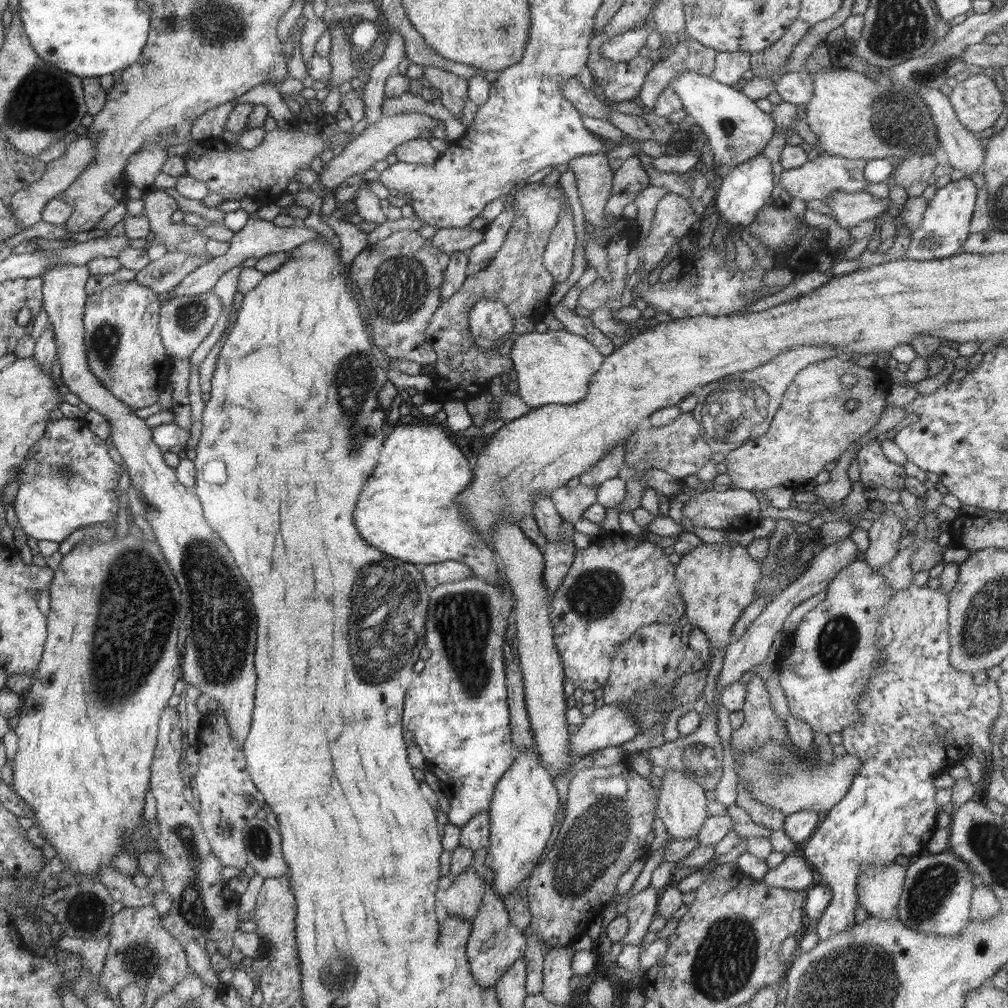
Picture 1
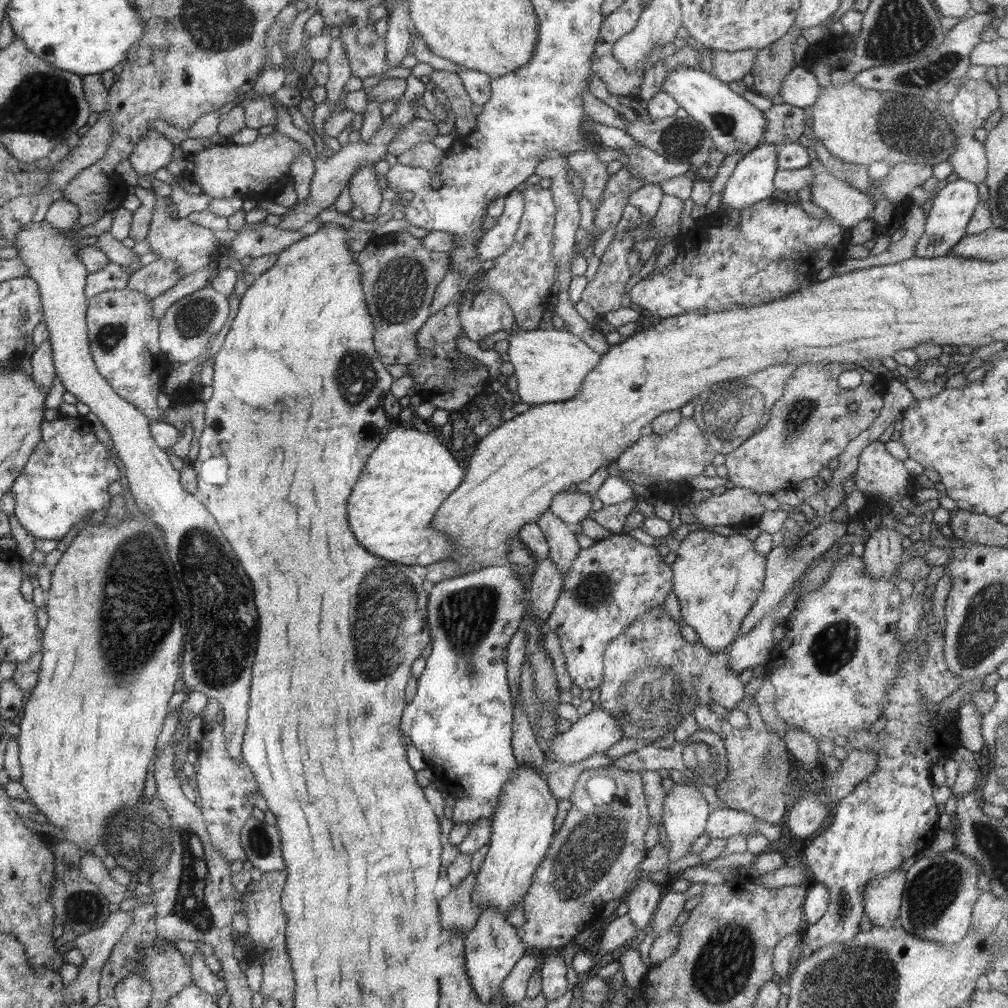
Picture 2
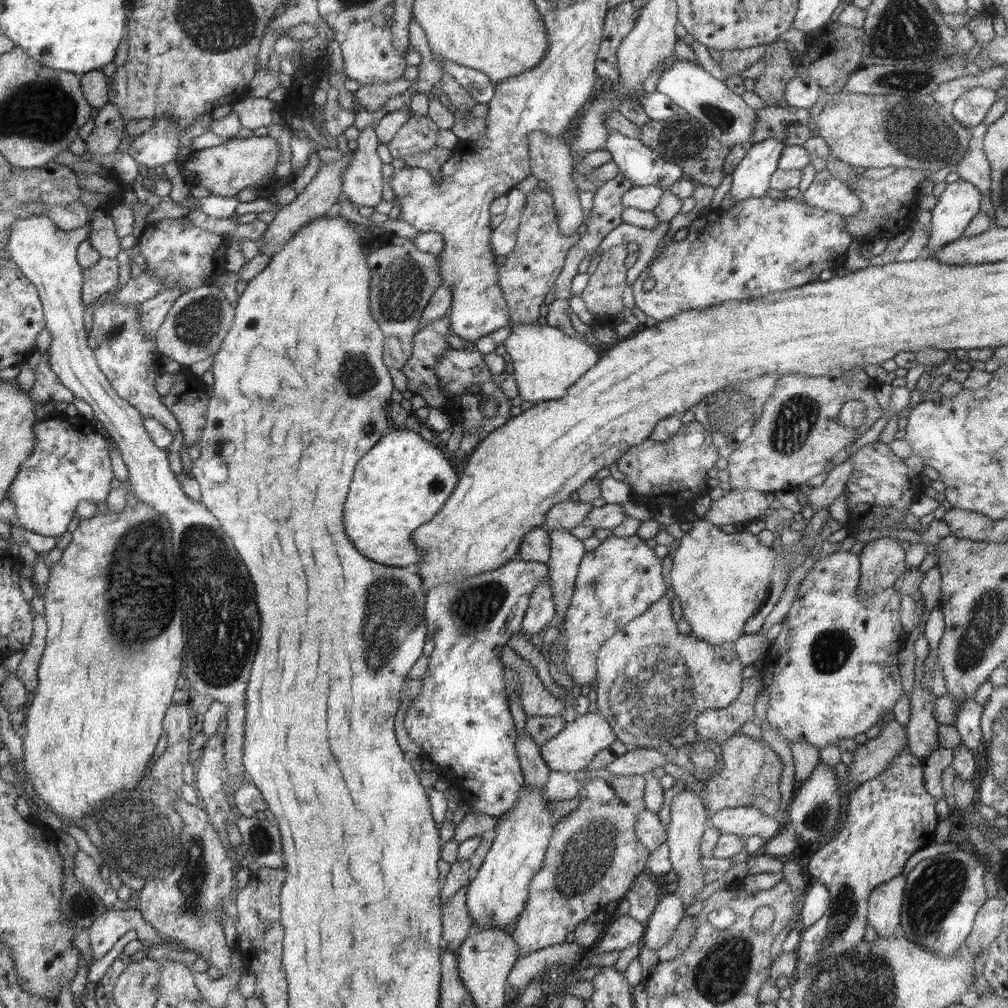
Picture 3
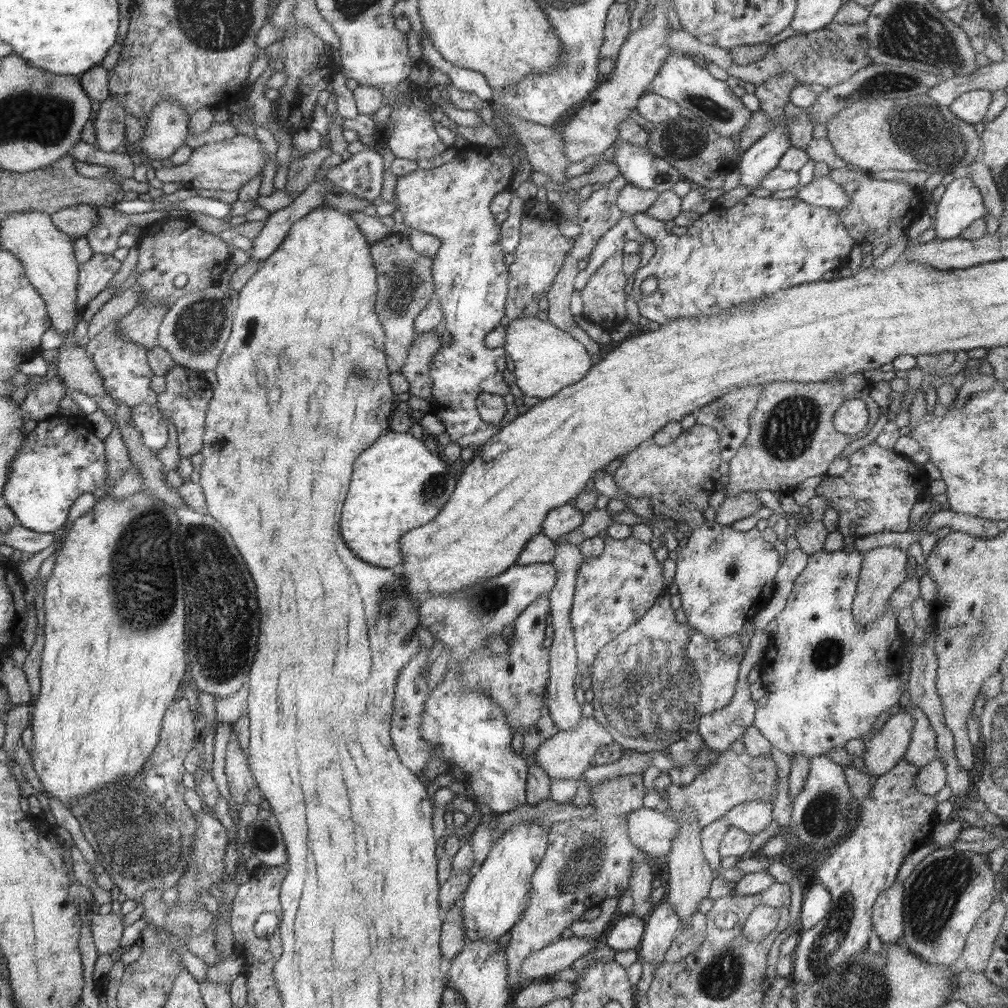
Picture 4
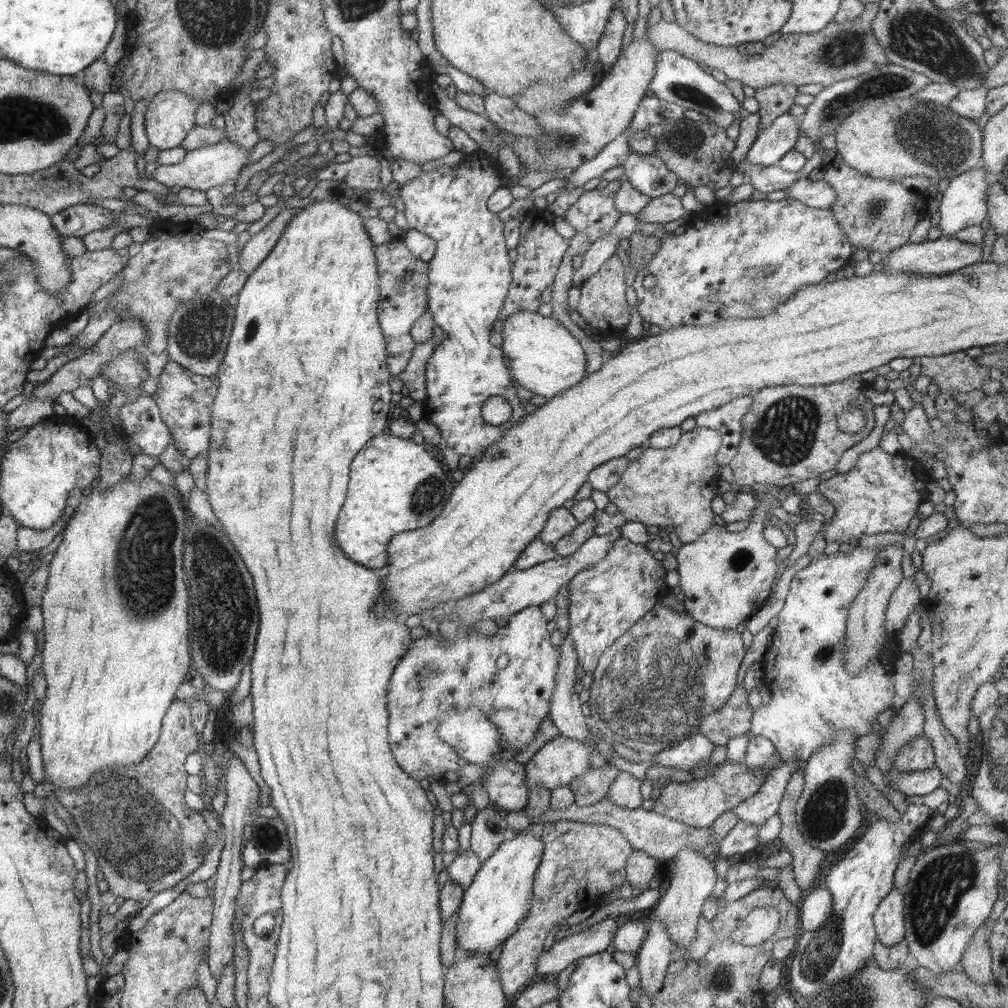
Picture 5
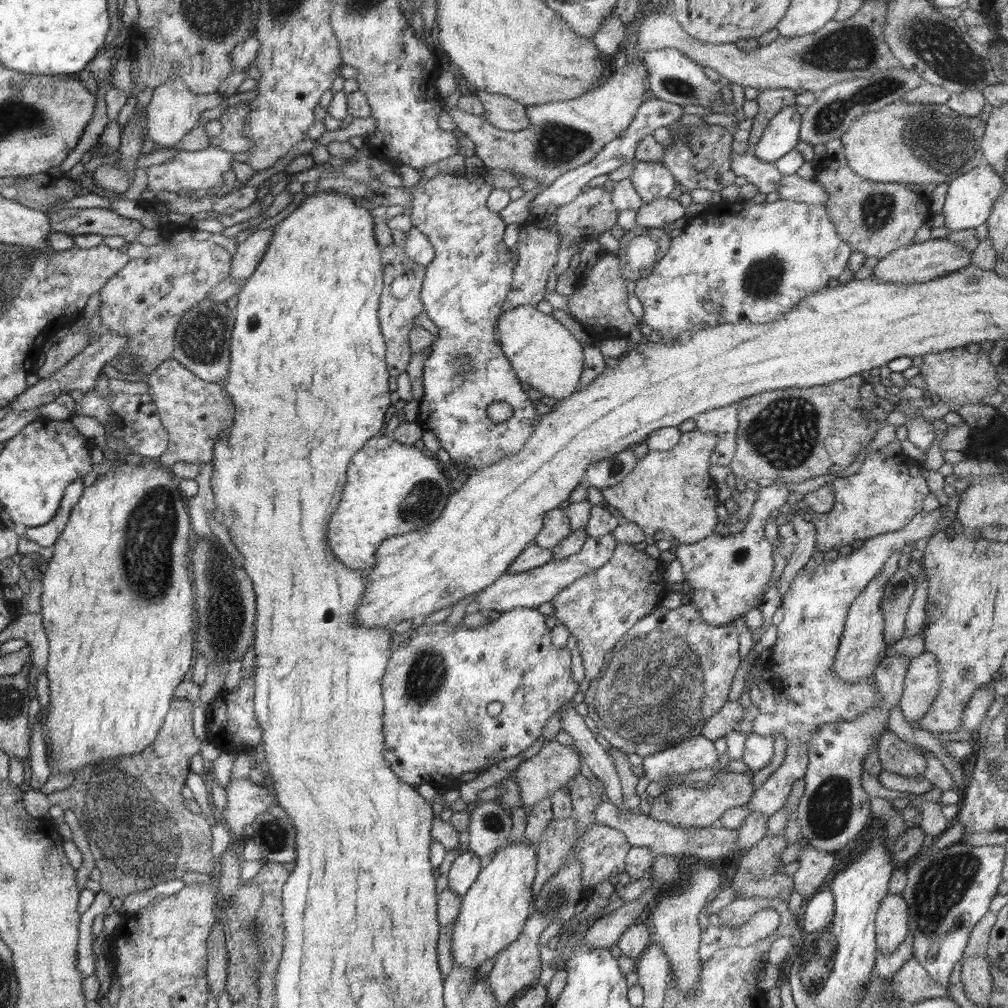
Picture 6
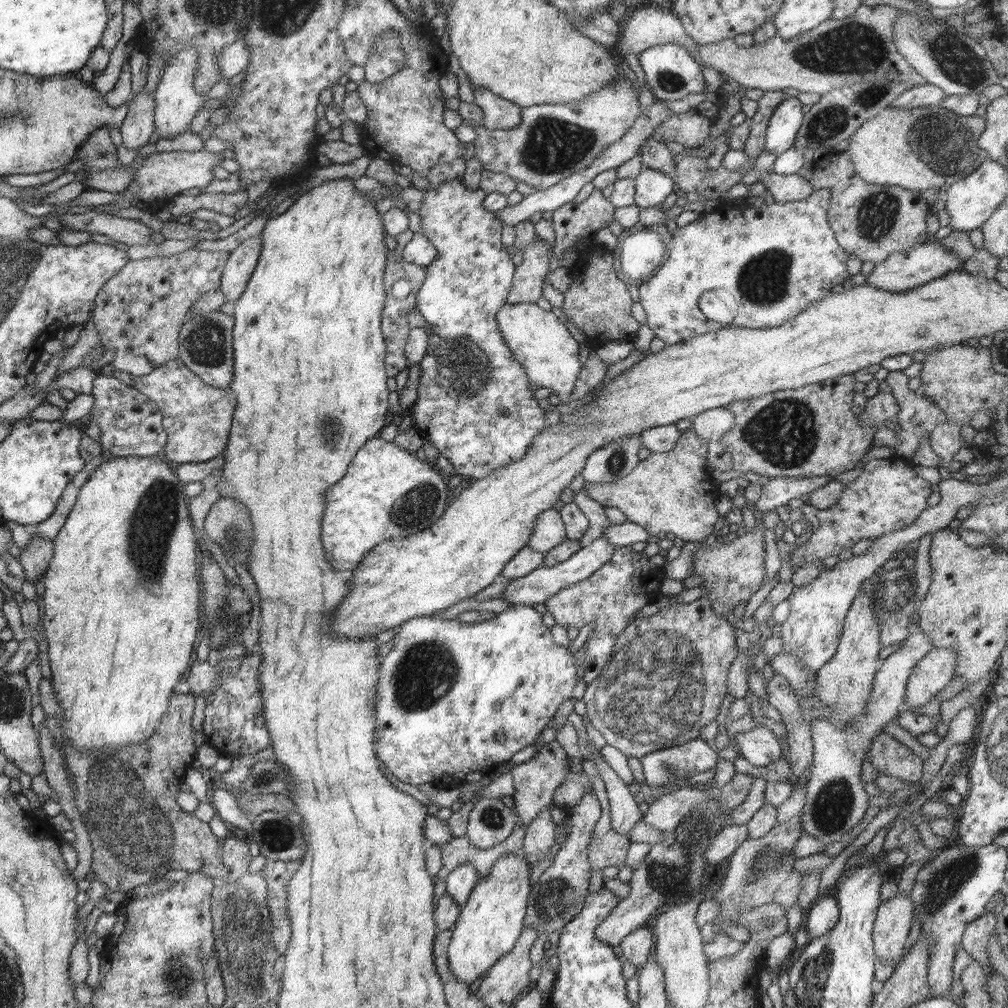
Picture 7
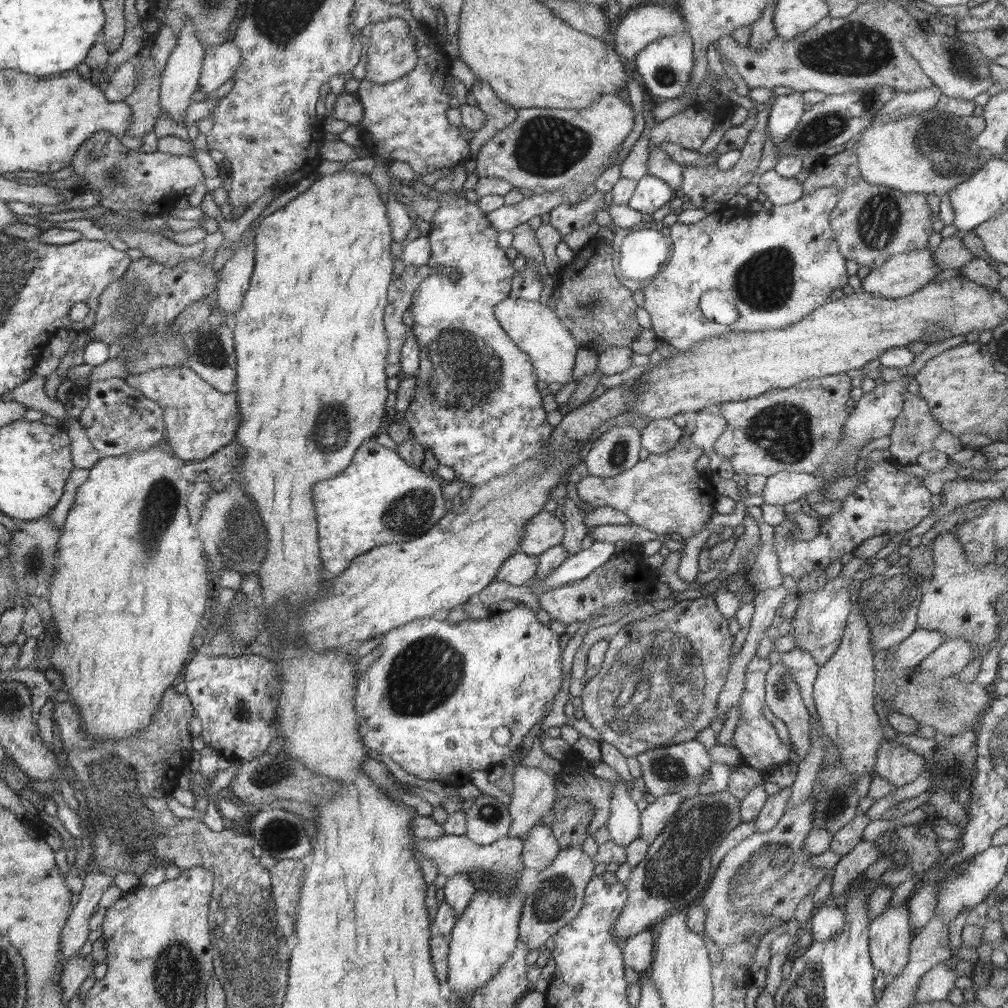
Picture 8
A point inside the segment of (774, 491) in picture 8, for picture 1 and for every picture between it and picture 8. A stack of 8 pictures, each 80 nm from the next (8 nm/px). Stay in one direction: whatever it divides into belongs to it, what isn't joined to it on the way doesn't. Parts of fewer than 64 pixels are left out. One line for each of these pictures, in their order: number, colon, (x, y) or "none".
1: (717, 581)
2: (717, 579)
3: (721, 579)
4: (725, 577)
5: (726, 576)
6: (727, 573)
7: (779, 491)

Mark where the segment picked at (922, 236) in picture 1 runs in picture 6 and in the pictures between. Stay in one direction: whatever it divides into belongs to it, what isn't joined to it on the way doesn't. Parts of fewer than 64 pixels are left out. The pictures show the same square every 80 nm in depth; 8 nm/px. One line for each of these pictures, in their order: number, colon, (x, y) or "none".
2: (953, 206)
3: (957, 205)
4: (962, 203)
5: (964, 202)
6: (970, 197)

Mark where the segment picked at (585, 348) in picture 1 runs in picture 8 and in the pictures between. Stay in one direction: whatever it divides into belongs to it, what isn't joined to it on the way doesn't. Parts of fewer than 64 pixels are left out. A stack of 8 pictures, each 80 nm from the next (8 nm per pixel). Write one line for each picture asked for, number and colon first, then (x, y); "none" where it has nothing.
2: (550, 364)
3: (546, 362)
4: (545, 359)
5: (543, 356)
6: (545, 356)
7: (541, 343)
8: (534, 327)

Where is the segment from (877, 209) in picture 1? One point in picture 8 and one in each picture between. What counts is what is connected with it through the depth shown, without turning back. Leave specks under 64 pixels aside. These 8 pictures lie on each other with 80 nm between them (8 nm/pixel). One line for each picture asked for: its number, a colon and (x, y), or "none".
2: (847, 205)
3: (827, 192)
4: (823, 192)
5: (818, 194)
6: (792, 187)
7: (791, 188)
8: (779, 190)

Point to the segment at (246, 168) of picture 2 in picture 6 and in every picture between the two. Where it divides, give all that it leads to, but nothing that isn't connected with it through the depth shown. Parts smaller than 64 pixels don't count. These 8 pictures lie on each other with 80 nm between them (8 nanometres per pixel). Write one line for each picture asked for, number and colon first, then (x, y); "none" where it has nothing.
3: (224, 170)
4: (226, 165)
5: (210, 166)
6: (194, 170)

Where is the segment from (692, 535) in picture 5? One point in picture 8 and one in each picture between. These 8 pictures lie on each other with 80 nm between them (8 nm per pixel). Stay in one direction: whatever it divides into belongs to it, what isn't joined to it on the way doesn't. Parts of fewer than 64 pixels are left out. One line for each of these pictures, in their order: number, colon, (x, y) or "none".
6: (671, 493)
7: (671, 493)
8: (665, 494)

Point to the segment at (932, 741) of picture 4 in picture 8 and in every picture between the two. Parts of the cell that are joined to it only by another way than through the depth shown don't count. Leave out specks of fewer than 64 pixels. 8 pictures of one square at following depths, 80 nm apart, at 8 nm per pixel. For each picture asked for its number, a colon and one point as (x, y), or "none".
5: (917, 755)
6: (897, 756)
7: (892, 758)
8: (899, 765)

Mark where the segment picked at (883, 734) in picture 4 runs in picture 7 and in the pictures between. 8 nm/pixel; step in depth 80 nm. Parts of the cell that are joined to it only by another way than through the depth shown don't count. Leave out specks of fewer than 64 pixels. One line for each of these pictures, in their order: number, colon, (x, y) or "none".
5: (908, 723)
6: (921, 684)
7: (931, 674)

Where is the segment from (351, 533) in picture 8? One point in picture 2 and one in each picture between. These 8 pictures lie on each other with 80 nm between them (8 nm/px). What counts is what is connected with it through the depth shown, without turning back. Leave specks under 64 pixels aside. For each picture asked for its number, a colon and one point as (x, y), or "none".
2: (392, 509)
3: (404, 481)
4: (398, 484)
5: (397, 485)
6: (394, 488)
7: (389, 494)

